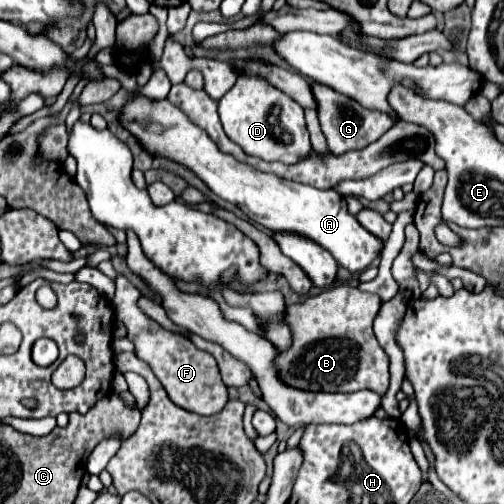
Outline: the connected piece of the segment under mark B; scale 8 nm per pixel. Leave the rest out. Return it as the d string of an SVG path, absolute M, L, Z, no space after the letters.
M333 284L303 302L289 304L285 308L285 320L291 328L293 342L287 350L279 350L273 360L277 376L283 380L283 384L307 392L357 392L367 388L383 396L389 388L389 356L381 348L373 332L373 320L379 314L379 308L379 296L361 292L359 288L349 284Z

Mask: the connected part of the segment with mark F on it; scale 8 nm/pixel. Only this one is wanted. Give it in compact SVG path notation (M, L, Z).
M117 274L115 284L117 284L117 292L113 298L115 318L127 326L129 340L137 348L135 354L151 366L153 374L159 378L159 382L167 390L169 398L177 406L183 406L185 410L201 414L201 416L213 416L213 414L221 412L223 404L227 404L229 396L227 396L227 386L221 380L219 366L217 366L215 358L209 352L199 350L189 338L185 338L181 334L167 332L157 322L147 318L137 306L141 292L123 274Z

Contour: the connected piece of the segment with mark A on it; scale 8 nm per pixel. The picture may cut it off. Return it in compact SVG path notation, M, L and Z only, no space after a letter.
M133 92L133 98L129 98L119 112L119 122L139 140L143 150L147 150L151 156L161 156L185 166L199 180L203 180L213 194L241 208L241 212L257 224L273 232L299 232L315 240L319 246L331 252L339 266L351 272L365 270L383 250L383 242L375 240L375 236L361 228L357 218L347 212L345 198L335 190L317 190L237 162L233 156L221 152L207 136L207 132L191 124L189 116L173 106L167 98L151 100L141 92Z

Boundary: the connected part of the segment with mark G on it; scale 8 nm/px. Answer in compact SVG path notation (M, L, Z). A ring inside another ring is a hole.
M311 84L311 92L317 102L317 118L321 124L321 132L325 134L329 152L333 152L335 156L341 156L349 150L361 150L361 148L369 146L385 130L389 130L393 126L393 120L387 114L383 114L379 110L369 110L369 108L361 106L357 100L343 96L341 92L335 92L333 88L329 88L325 84Z

